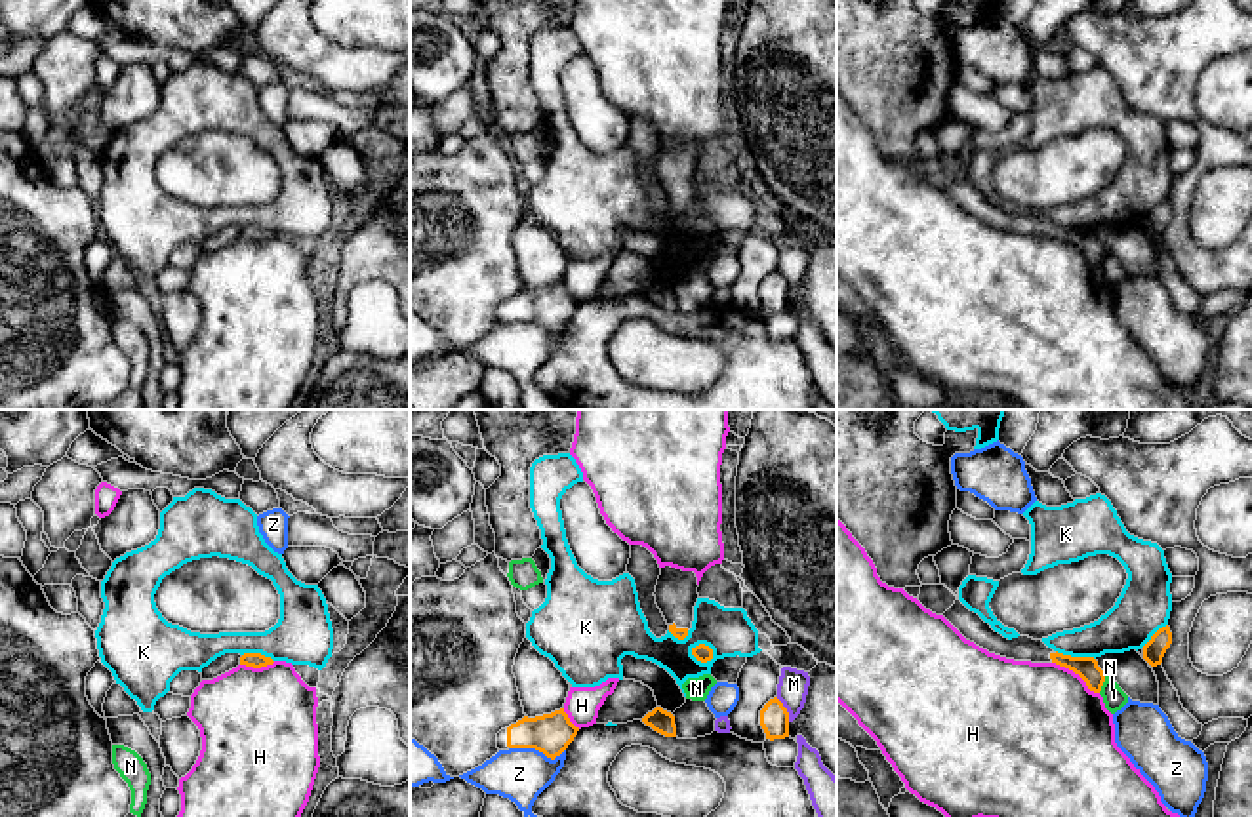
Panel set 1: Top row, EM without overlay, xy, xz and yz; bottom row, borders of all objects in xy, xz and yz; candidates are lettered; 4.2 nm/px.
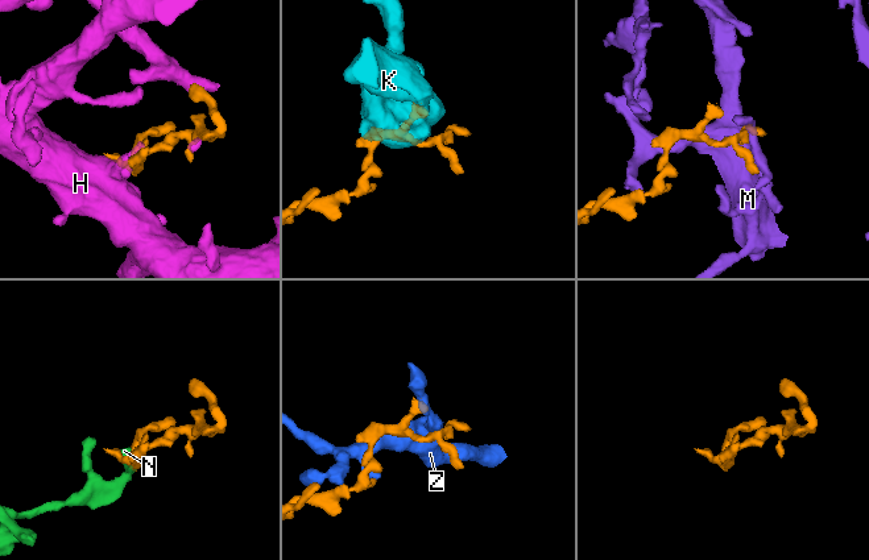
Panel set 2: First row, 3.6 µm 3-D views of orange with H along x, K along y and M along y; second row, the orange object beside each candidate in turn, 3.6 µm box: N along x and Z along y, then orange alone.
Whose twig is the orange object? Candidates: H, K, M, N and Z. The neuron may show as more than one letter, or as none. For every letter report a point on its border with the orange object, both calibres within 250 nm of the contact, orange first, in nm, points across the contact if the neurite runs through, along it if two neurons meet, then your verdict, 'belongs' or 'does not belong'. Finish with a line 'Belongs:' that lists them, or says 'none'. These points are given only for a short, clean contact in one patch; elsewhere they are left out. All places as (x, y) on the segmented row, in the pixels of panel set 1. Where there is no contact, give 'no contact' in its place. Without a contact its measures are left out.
H: yz (1077, 673) | 100/480 nm | does not belong
K: xz (700, 659) | 70/200 nm | does not belong
M: xz (786, 709) | 130/130 nm | does not belong
N: yz (1104, 680) | 100/90 nm | does not belong
Z: xz (538, 749) | 170/220 nm | does not belong
Belongs: none

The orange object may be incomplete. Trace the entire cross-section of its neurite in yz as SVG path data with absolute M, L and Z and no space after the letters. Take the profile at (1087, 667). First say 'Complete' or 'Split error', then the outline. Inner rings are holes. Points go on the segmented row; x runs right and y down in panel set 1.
Split error. M960 600L943 613L943 617L970 642L987 649L989 653L1031 663L1056 663L1079 674L1090 691L1100 693L1105 682L1103 670L1094 657L1071 657L1054 651L1042 640L1029 636L1004 638L995 632L978 613L970 611Z

